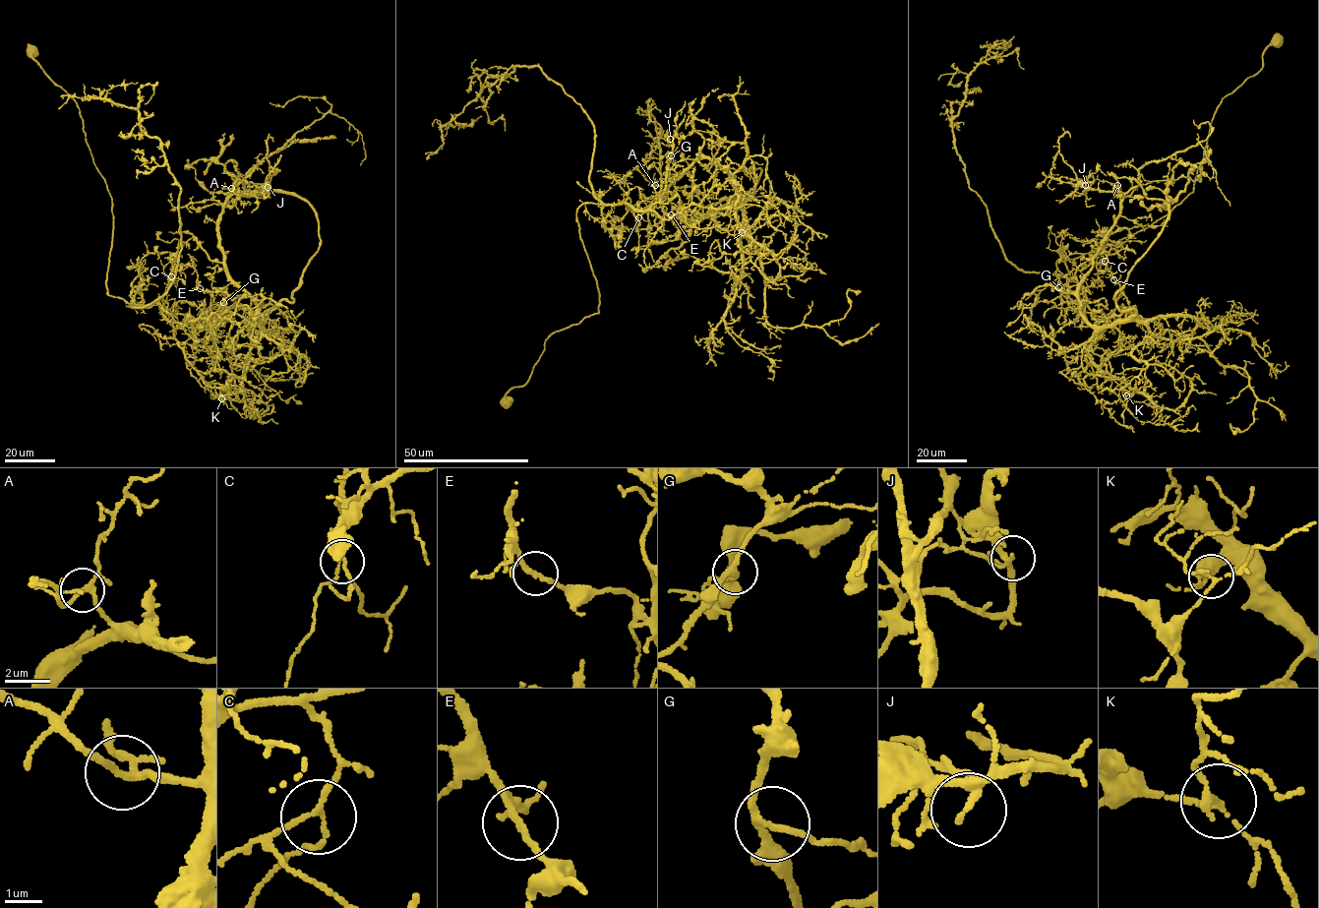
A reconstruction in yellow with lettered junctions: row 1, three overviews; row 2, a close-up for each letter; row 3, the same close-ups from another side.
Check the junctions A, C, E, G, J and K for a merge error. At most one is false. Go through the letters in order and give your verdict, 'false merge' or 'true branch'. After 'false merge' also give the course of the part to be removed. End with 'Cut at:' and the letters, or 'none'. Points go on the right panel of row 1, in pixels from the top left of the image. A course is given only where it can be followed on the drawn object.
A: true branch
C: true branch
E: false merge | (1113, 279), (1101, 249), (1070, 279), (1018, 270), (969, 186), (952, 121), (967, 77), (990, 46), (1001, 54)
G: true branch
J: true branch
K: true branch
Cut at: E

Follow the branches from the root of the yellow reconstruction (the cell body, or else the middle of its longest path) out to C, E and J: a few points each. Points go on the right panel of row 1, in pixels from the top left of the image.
C: (1277, 41), (1217, 108), (1191, 193), (1147, 227), (1056, 265), (1071, 280), (1094, 256), (1105, 261)
E: (1277, 41), (1217, 108), (1191, 193), (1147, 227), (1056, 264), (1071, 280), (1101, 249), (1113, 279)
J: (1277, 41), (1217, 108), (1191, 193), (1057, 262), (1083, 306), (1058, 288), (1082, 283), (1123, 195), (1086, 185)

